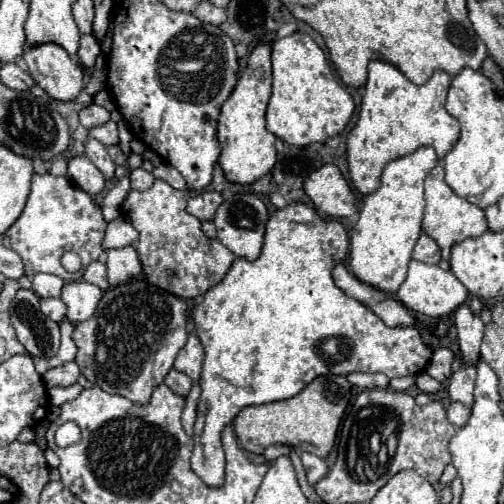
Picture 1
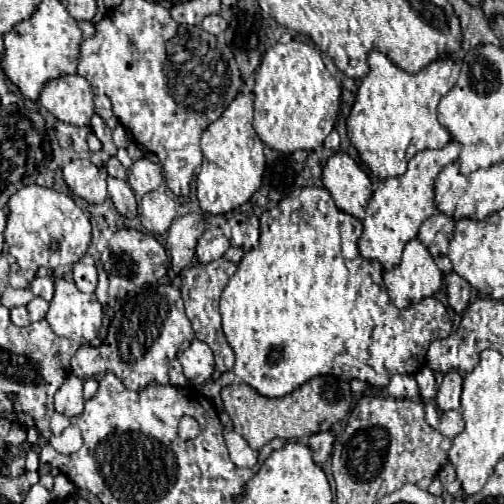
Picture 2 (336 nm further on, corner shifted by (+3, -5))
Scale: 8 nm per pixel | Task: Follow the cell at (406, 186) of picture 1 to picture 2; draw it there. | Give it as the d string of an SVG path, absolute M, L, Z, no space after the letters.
M453 139L443 149L425 149L409 159L409 167L399 177L389 177L377 181L373 197L367 205L367 215L363 219L363 237L359 241L359 251L367 259L377 259L383 269L393 269L401 261L405 245L417 237L421 223L431 217L435 207L435 179L439 171L459 157L461 145Z

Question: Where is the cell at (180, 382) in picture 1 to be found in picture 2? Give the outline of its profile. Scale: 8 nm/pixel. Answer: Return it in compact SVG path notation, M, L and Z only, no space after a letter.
M179 359L171 361L171 365L169 365L169 379L171 379L171 385L175 385L175 387L185 387L187 385L187 379L183 375L183 367L181 367Z

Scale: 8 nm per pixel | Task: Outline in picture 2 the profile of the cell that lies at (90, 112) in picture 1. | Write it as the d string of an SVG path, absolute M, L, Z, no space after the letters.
M97 95L95 97L95 113L107 121L111 117L111 101L105 97L105 95Z

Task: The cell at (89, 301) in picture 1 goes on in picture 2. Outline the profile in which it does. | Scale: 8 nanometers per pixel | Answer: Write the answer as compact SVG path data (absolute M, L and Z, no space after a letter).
M55 279L55 297L45 319L55 335L87 345L101 329L103 307L95 295L77 291L73 281Z

